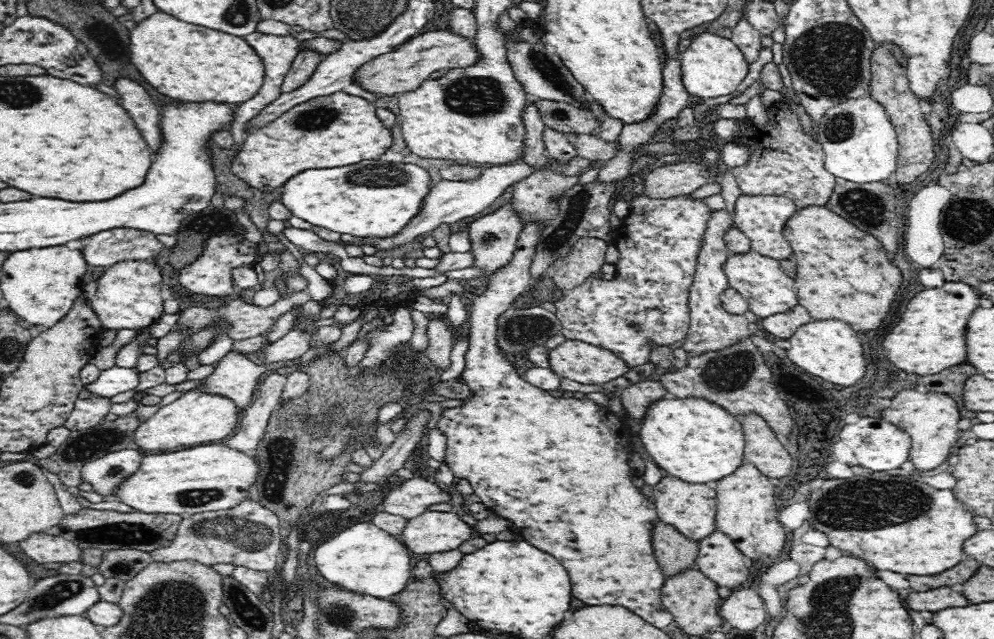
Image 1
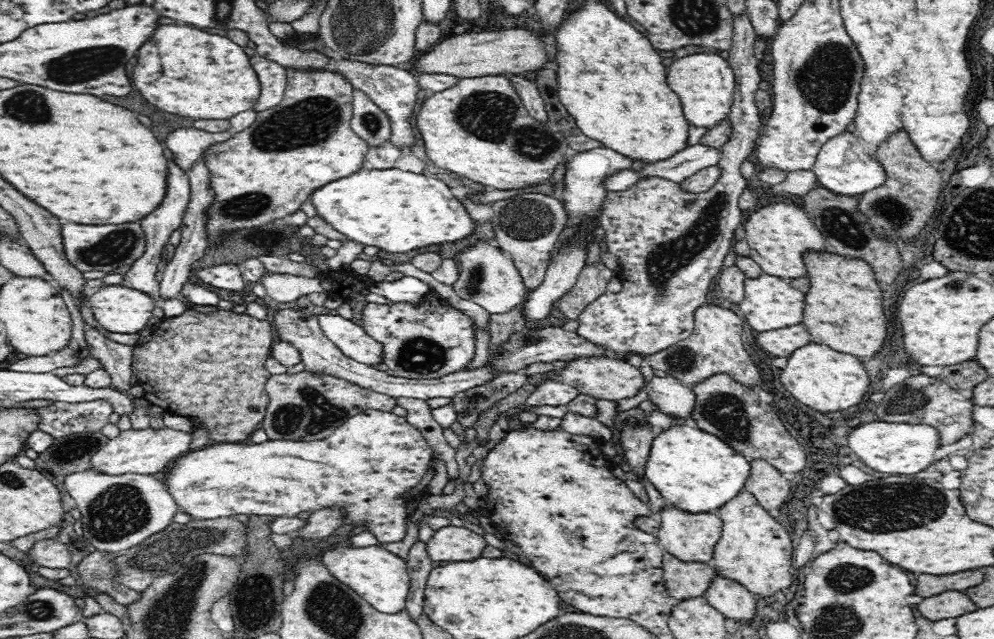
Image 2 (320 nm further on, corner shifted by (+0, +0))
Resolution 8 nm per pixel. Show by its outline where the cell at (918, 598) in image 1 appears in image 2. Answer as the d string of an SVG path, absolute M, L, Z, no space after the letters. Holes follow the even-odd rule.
M944 592L934 598L926 598L918 604L918 610L924 618L936 622L944 618L958 618L966 612L974 612L976 606L964 592Z

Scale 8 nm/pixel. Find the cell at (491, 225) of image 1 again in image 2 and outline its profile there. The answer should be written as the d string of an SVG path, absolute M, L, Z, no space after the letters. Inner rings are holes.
M478 241L475 245L465 248L457 257L459 276L452 284L458 296L479 304L490 315L505 314L524 302L527 288L523 278L516 270L512 258L499 247L486 241Z

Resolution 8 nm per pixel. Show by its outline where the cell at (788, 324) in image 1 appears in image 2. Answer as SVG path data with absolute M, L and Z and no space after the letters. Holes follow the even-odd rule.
M803 322L787 325L786 328L760 332L756 341L757 346L773 354L776 358L788 358L796 348L802 348L812 342L810 331Z

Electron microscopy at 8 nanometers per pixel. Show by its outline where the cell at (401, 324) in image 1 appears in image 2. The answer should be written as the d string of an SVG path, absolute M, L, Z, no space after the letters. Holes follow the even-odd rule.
M320 314L317 318L328 340L348 358L372 366L383 362L382 343L376 342L361 326L338 314Z

